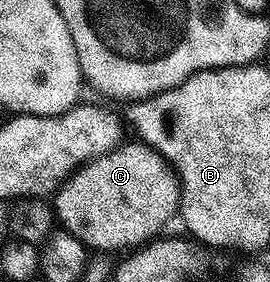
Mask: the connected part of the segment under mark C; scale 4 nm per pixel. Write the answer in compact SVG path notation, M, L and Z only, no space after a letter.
M122 141L111 152L92 158L55 191L51 205L60 229L74 234L90 251L140 248L154 241L160 230L178 217L181 179L177 171L153 146L132 141Z

